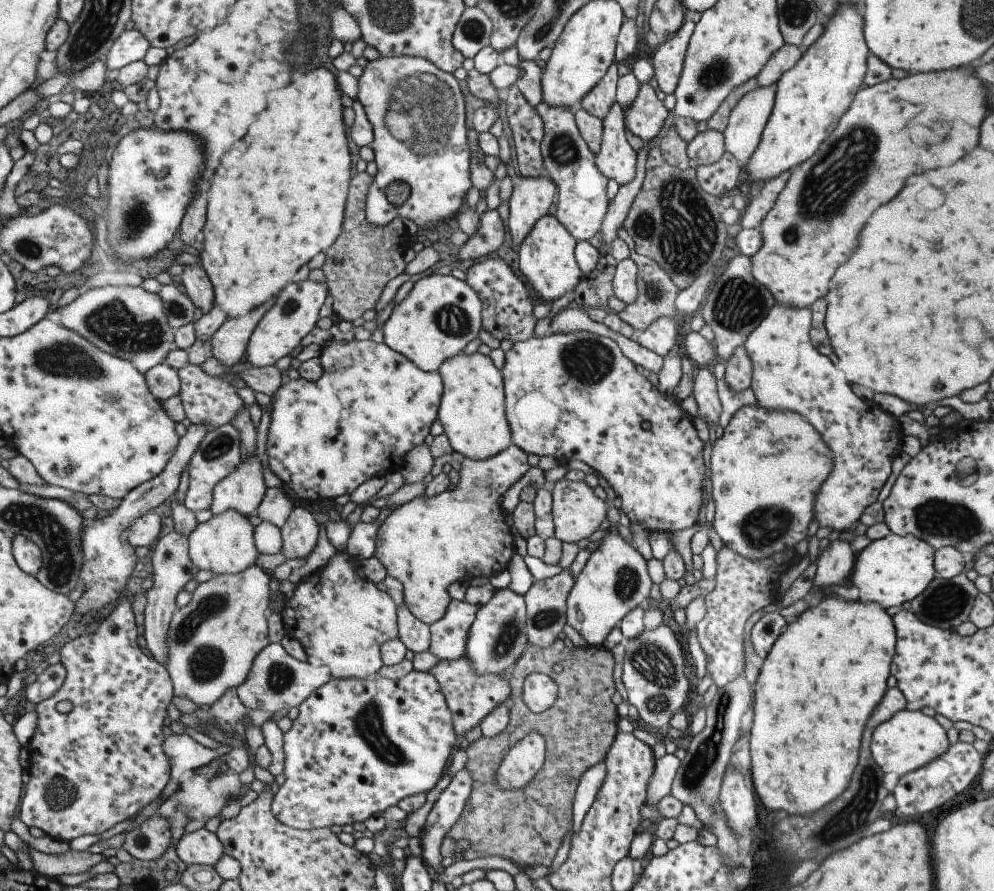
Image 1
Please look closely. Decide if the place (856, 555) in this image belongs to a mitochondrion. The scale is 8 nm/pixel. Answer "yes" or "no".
no

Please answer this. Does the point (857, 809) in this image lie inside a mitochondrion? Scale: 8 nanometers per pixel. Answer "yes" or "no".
yes

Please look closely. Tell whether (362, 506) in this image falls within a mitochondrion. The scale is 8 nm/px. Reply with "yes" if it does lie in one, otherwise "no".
no

